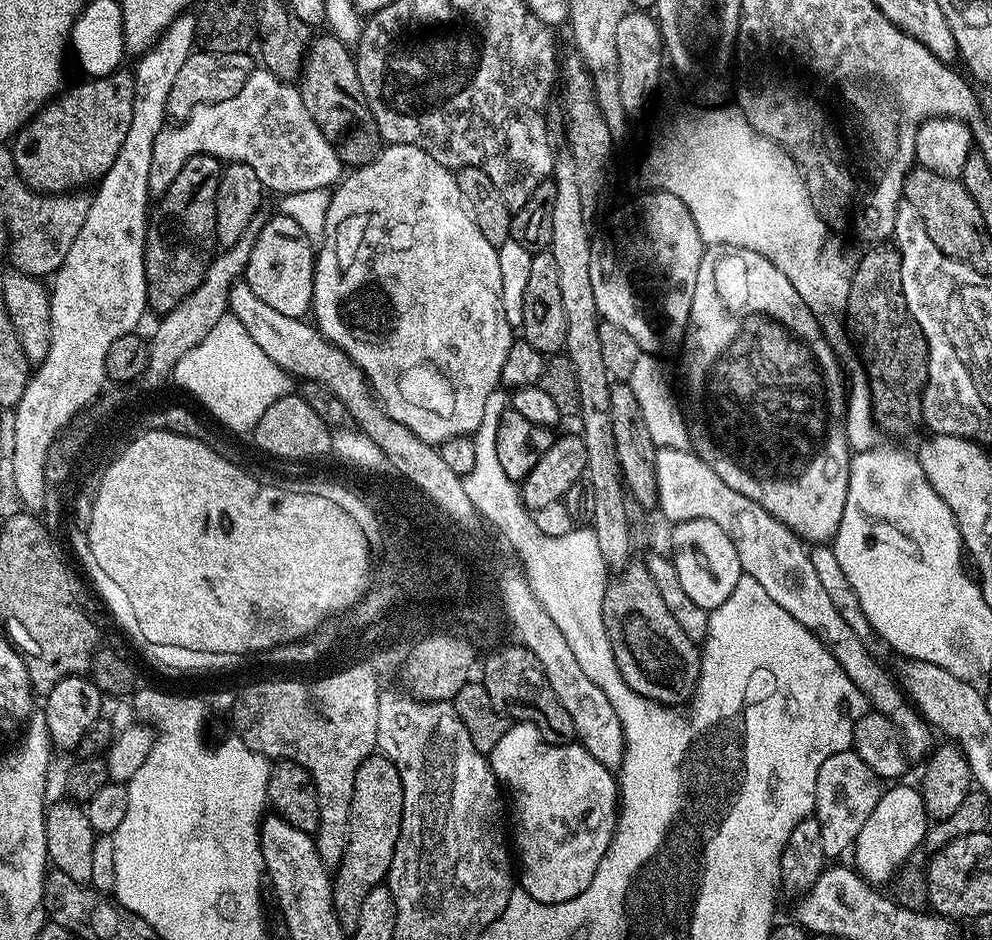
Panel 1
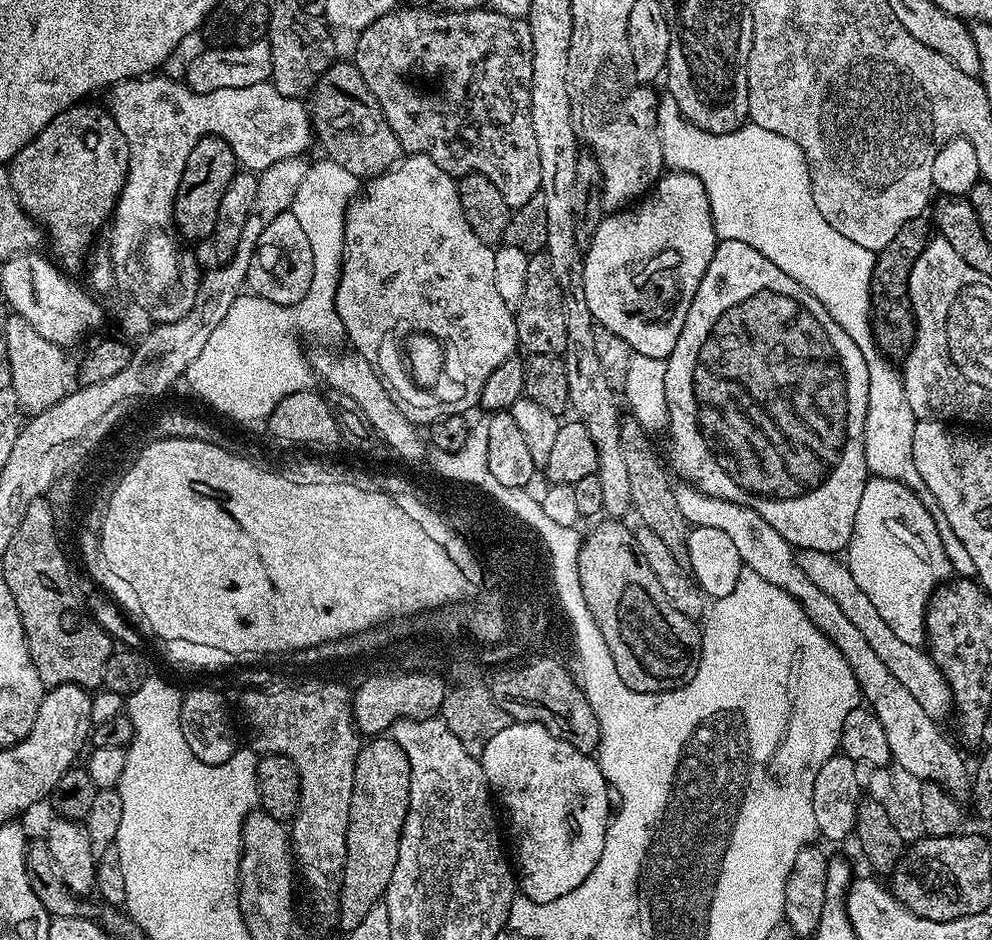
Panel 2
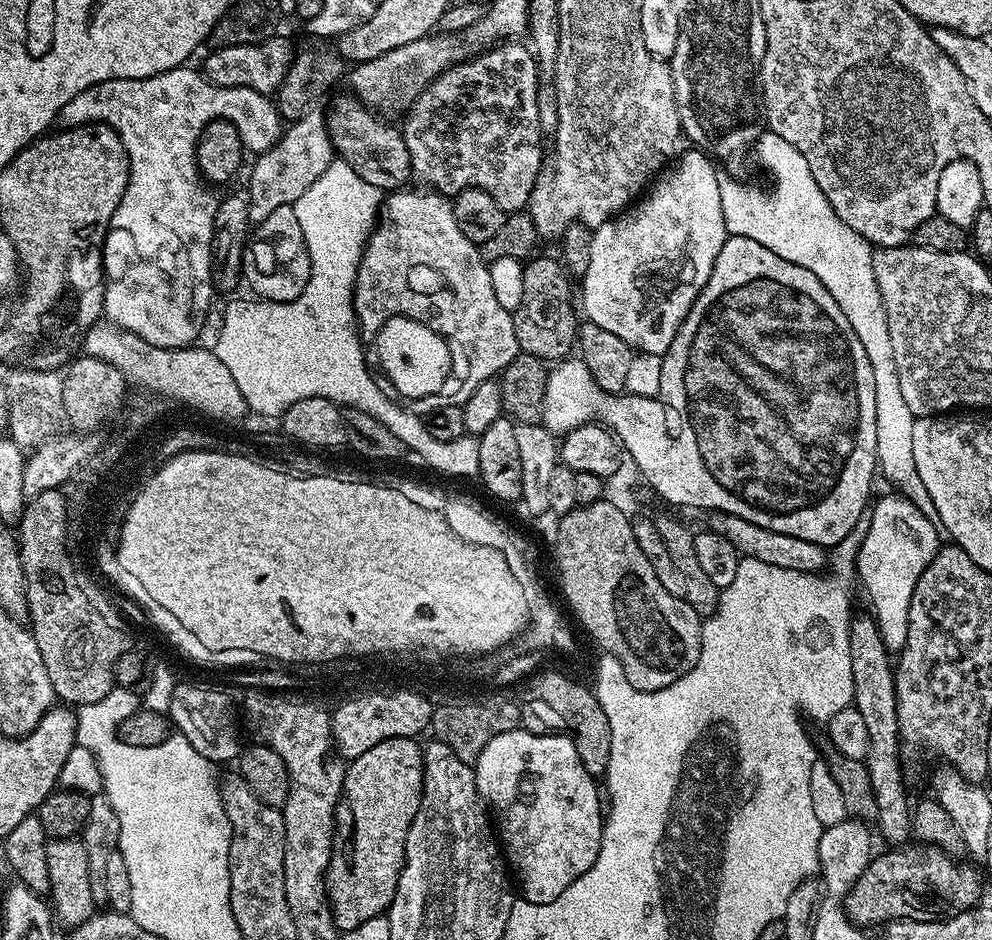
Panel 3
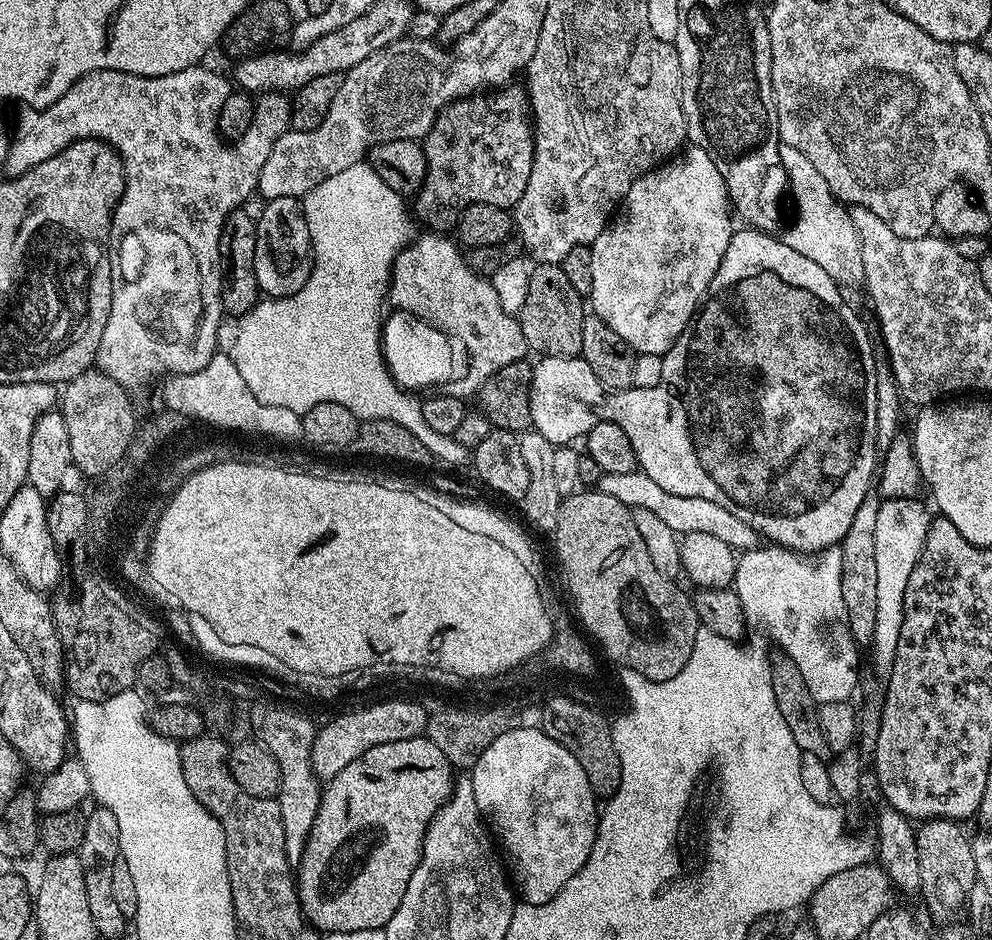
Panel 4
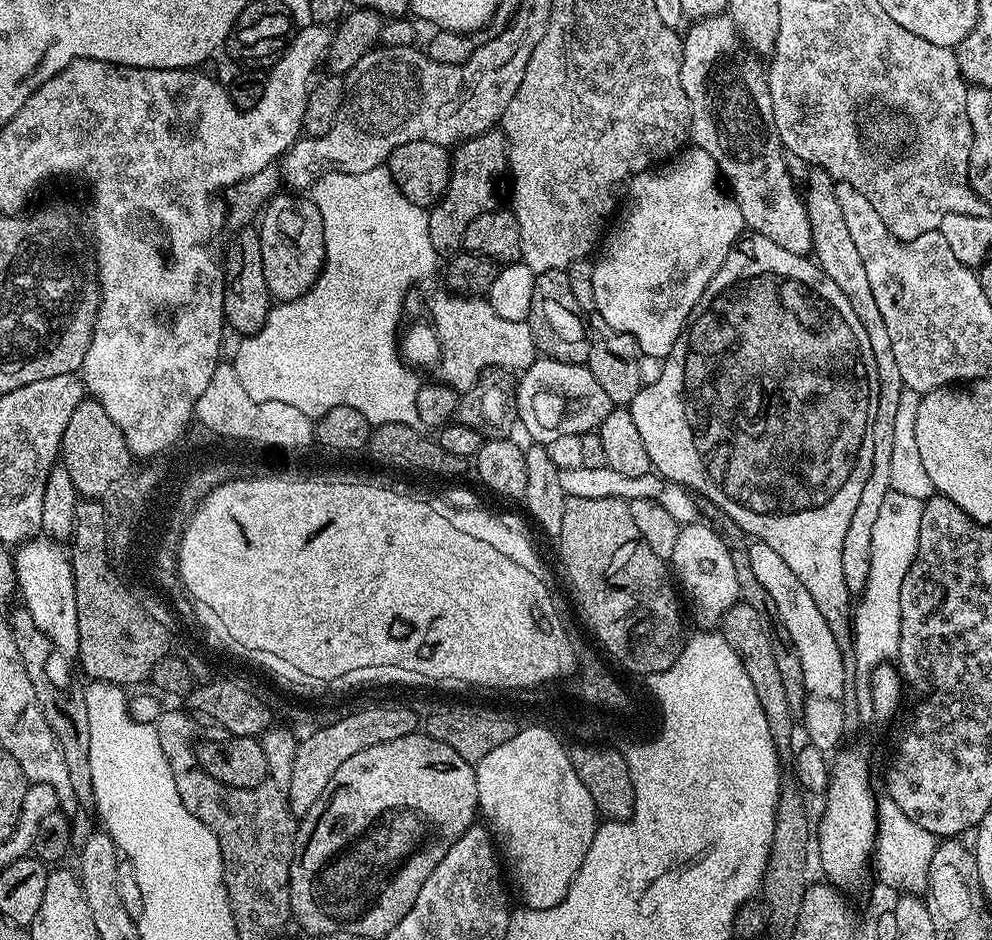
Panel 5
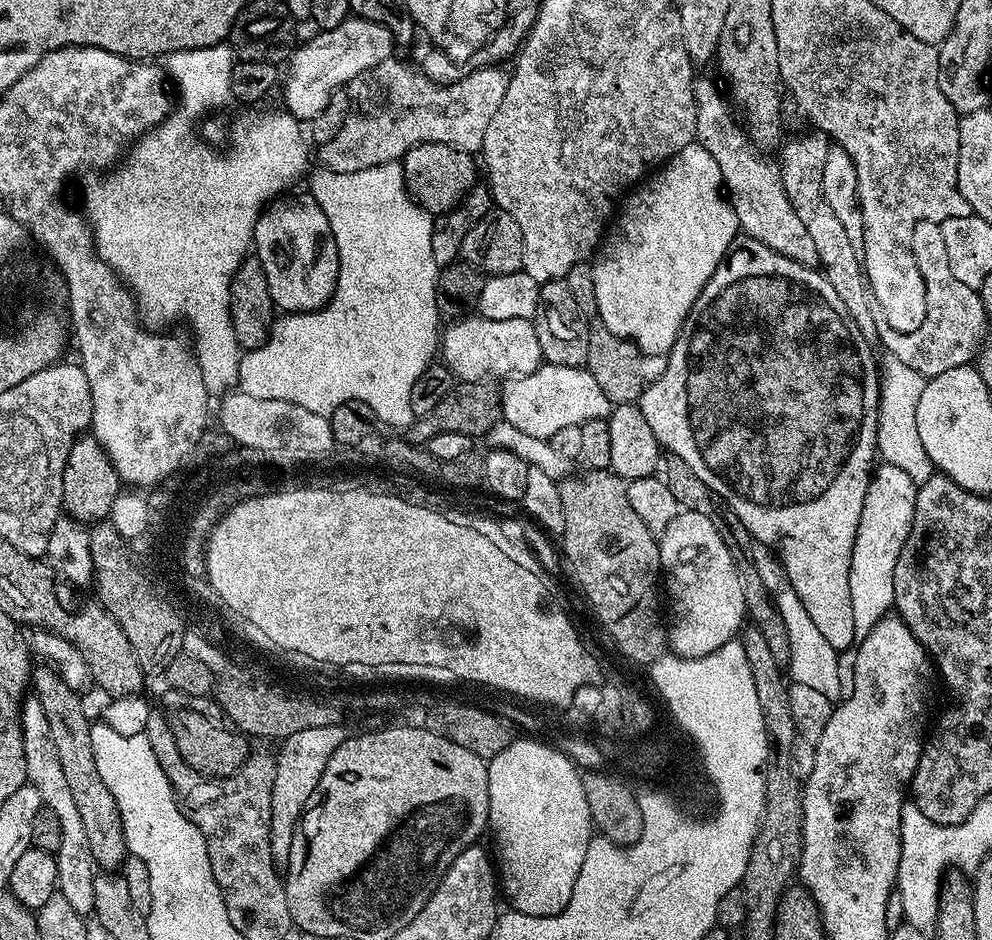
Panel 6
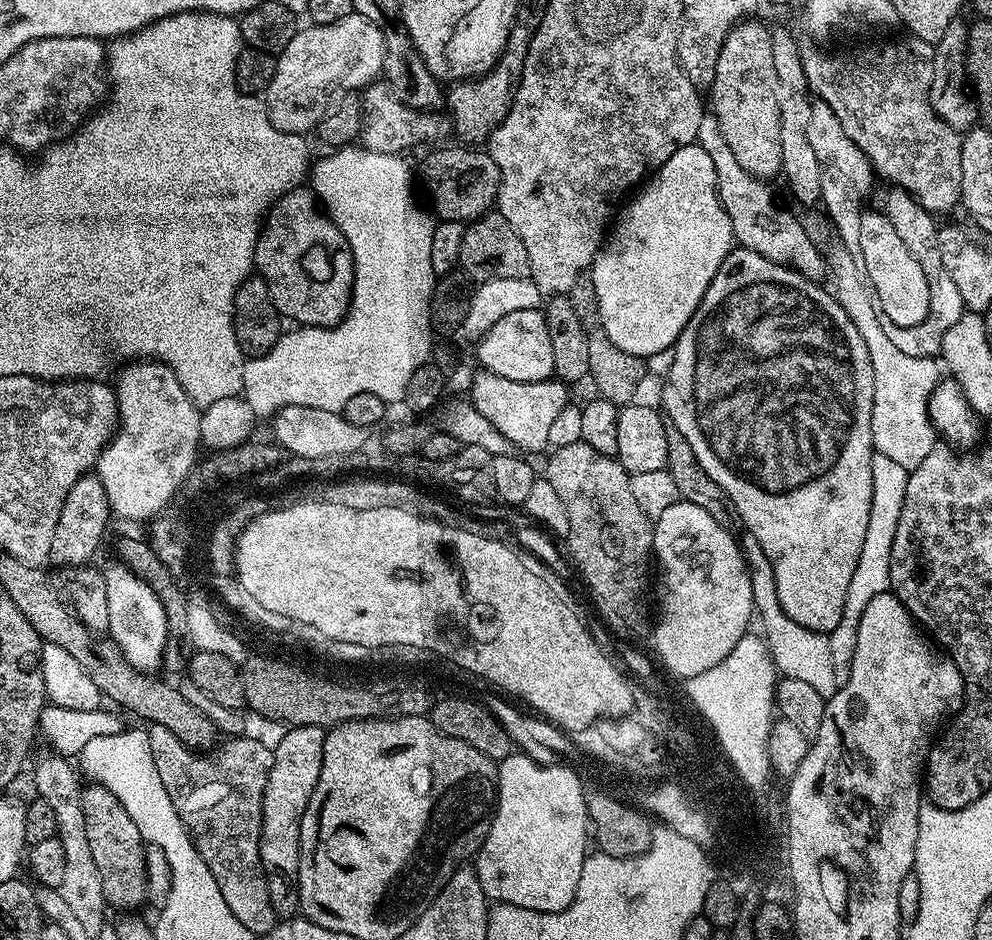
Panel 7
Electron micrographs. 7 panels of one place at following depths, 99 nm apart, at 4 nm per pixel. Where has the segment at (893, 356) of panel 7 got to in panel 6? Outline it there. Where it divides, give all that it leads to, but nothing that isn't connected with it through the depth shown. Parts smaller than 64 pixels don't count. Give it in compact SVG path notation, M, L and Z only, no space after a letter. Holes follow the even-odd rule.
M888 358L880 372L880 413L876 419L876 450L885 464L898 466L910 474L918 486L934 474L930 454L922 447L918 434L918 398L922 398L925 377L919 376L910 366Z

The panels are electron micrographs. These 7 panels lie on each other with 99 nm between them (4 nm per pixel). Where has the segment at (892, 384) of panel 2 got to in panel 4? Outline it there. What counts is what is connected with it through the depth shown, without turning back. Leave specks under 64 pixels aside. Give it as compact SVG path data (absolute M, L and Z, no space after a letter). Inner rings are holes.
M781 144L780 161L788 172L790 196L796 199L796 221L785 227L782 239L790 250L798 250L798 254L806 254L813 258L825 258L824 256L852 256L860 251L858 246L858 234L854 230L849 209L836 199L836 195L826 186L826 178L814 170L810 158L806 154L794 150L790 146Z

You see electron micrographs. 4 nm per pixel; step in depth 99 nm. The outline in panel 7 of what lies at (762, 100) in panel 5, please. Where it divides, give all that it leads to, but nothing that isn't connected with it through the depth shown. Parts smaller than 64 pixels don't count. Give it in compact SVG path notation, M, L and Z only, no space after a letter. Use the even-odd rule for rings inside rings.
M705 114L702 118L696 143L702 146L702 150L706 150L706 154L710 154L710 162L714 162L716 189L730 218L735 243L741 248L762 254L762 258L770 258L770 262L793 268L808 280L823 281L829 275L830 268L826 260L824 264L824 256L816 249L811 234L804 229L803 222L794 213L780 208L775 194L764 185L767 183L761 177L742 170L742 165L738 163L738 158L734 158L730 146L726 146L726 138L722 138L722 130L715 116Z

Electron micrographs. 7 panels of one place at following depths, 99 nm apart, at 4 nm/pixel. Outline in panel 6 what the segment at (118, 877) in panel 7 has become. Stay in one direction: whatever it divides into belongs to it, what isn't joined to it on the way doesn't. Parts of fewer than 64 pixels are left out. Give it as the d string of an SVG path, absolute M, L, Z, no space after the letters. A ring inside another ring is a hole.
M40 667L33 671L30 684L34 689L34 699L39 702L46 714L46 722L50 722L50 738L54 738L58 762L62 762L62 771L66 773L70 795L78 805L78 814L82 817L83 828L86 829L86 842L90 842L92 863L100 870L119 869L129 851L118 802L114 802L114 794L110 794L106 782L102 782L102 774L98 774L92 745L92 724L80 705L81 697L72 688L66 687L51 667Z

